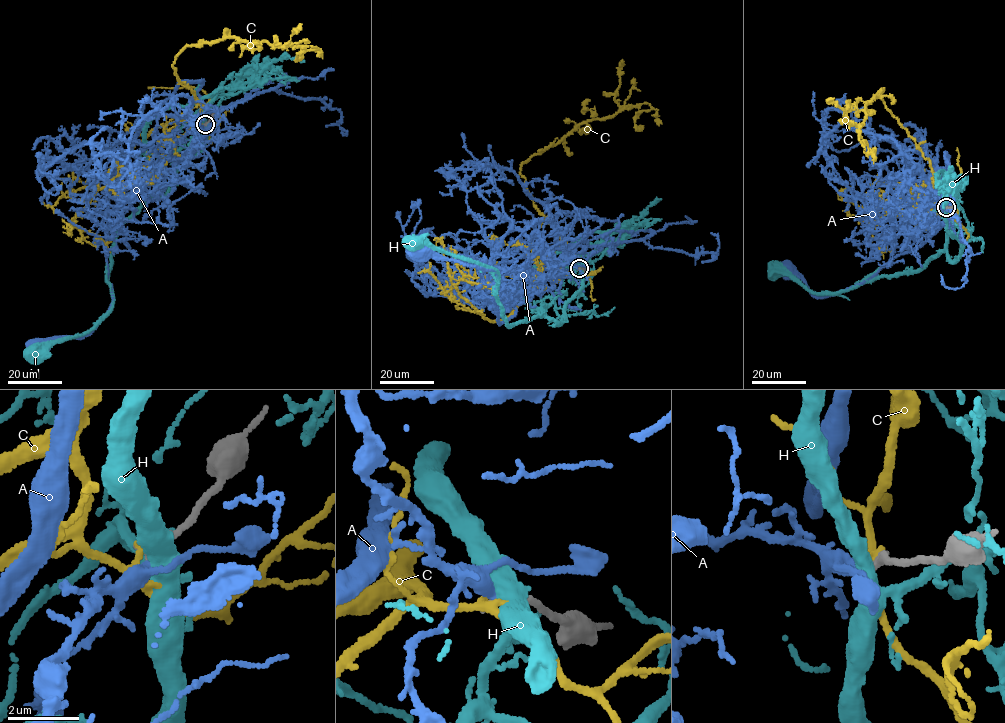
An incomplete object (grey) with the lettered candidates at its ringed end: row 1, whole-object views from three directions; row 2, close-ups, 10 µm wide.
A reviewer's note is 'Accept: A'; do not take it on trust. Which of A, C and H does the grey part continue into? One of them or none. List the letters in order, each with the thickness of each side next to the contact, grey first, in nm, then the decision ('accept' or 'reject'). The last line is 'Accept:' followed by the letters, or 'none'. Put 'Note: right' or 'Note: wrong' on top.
Note: right
A: 220/280 nm | accept
C: 200/160 nm | reject
H: 220/500 nm | reject
Accept: A

